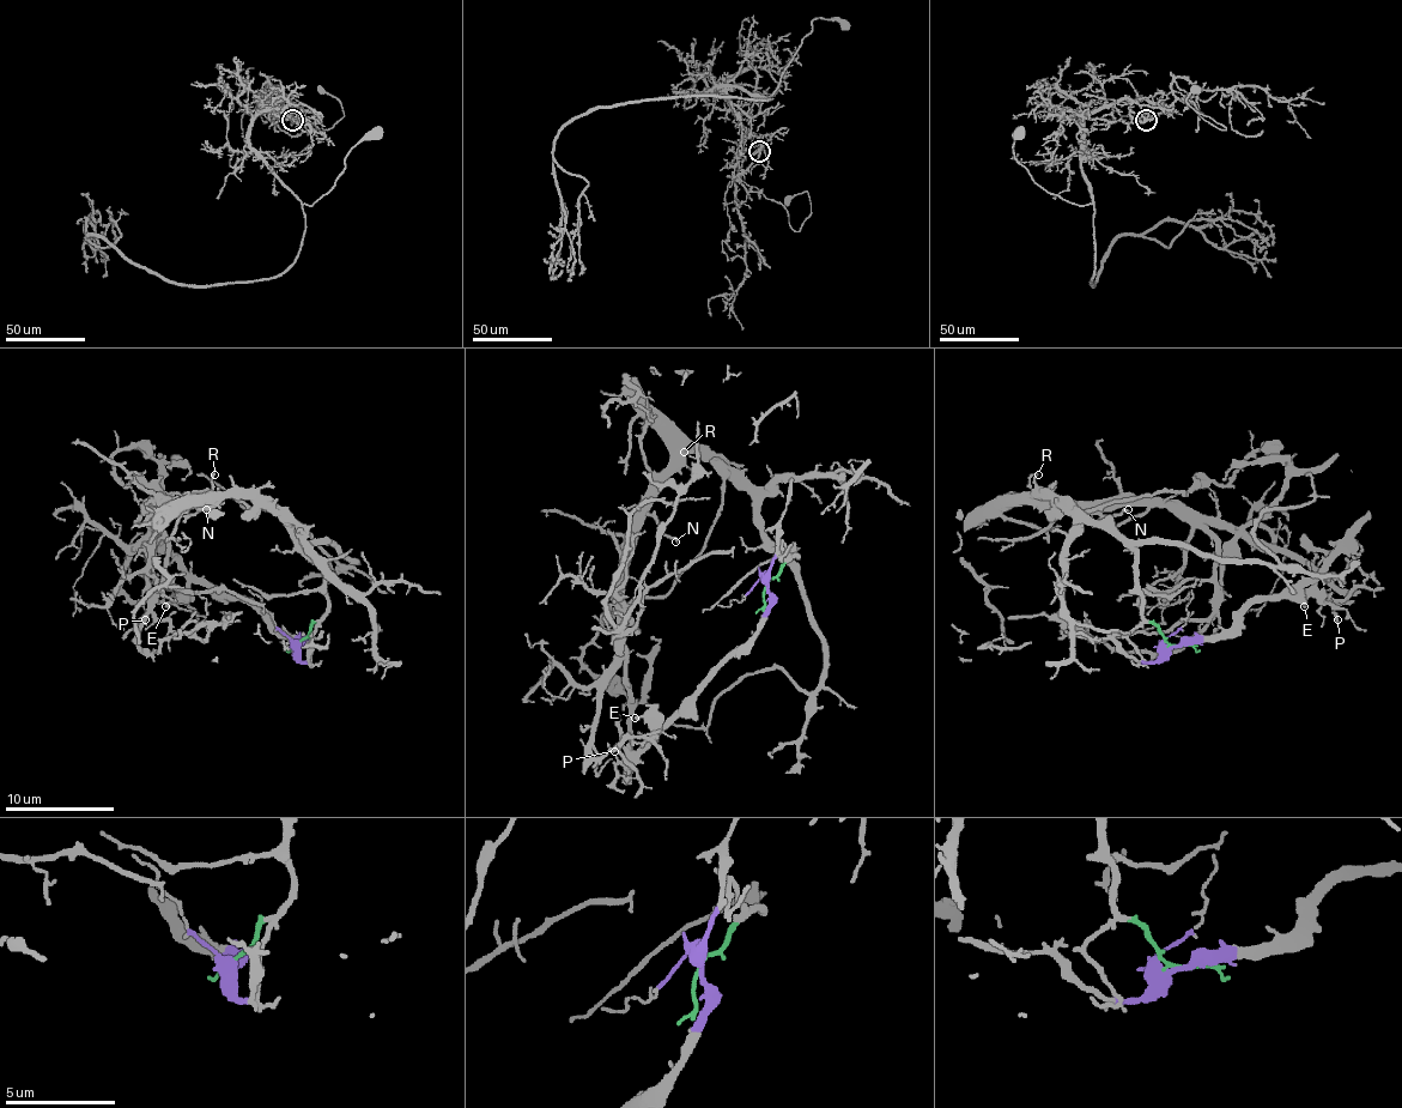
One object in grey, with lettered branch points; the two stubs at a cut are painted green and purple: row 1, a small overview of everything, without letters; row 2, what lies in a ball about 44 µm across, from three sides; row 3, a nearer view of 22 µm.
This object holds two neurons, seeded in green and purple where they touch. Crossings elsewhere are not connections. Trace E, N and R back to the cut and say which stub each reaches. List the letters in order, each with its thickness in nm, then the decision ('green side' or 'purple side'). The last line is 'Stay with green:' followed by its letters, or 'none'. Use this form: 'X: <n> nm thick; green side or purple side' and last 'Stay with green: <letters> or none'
E: 200 nm thick; purple side
N: 170 nm thick; green side
R: 120 nm thick; green side
Stay with green: N, R

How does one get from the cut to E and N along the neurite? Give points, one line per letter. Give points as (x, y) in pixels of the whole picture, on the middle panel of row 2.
E: (766, 582), (769, 612), (758, 629), (657, 727), (643, 716), (636, 719)
N: (766, 582), (793, 552), (769, 544), (758, 503), (696, 452), (649, 509), (677, 542)

